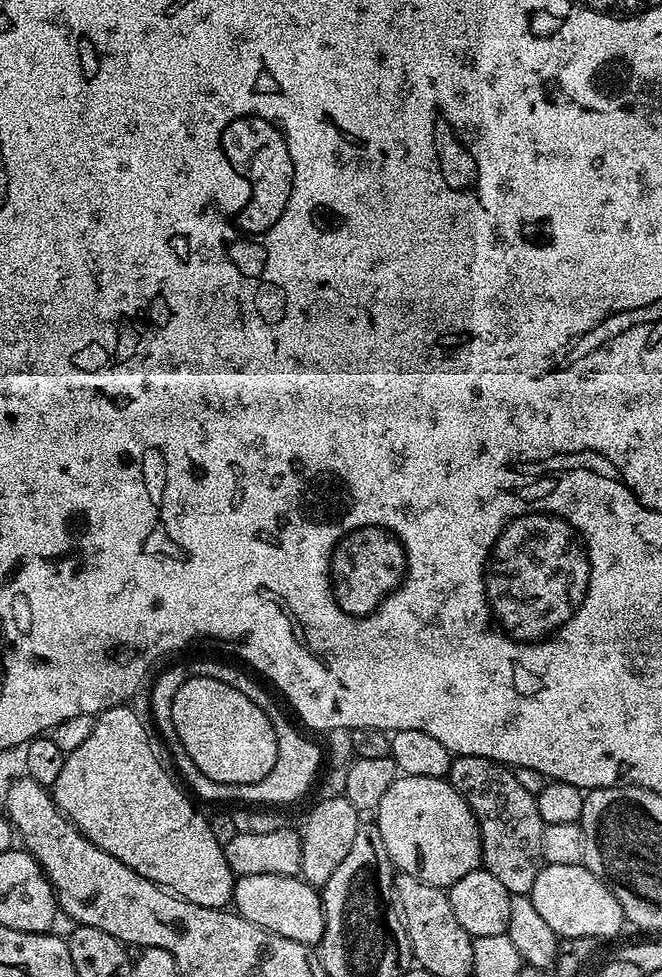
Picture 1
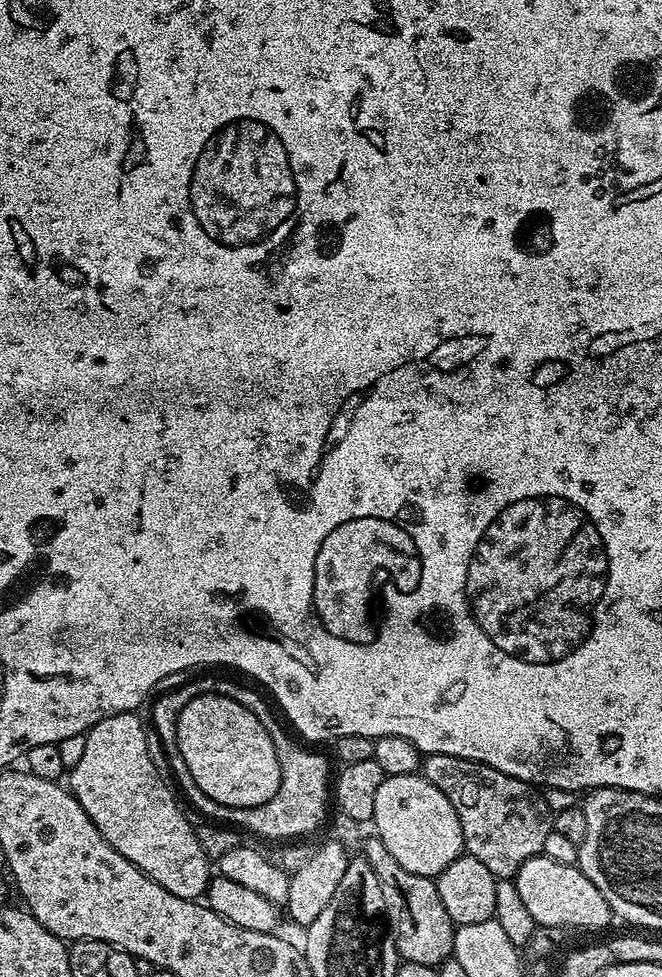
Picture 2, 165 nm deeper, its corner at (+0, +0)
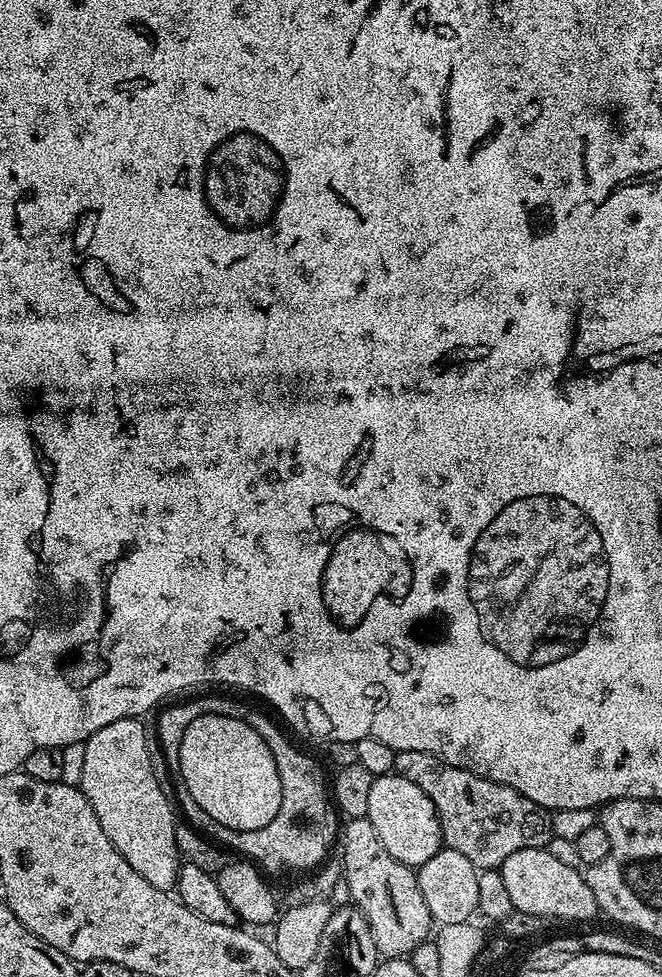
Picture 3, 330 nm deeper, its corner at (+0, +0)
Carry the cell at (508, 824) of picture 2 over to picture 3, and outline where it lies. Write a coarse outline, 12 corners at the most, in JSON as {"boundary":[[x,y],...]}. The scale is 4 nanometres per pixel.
{"boundary":[[422,750],[395,775],[477,868],[552,841],[549,809]]}

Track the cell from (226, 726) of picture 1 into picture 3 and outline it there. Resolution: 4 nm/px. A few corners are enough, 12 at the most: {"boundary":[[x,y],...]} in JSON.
{"boundary":[[235,714],[194,718],[178,779],[222,826],[274,822],[270,746]]}

